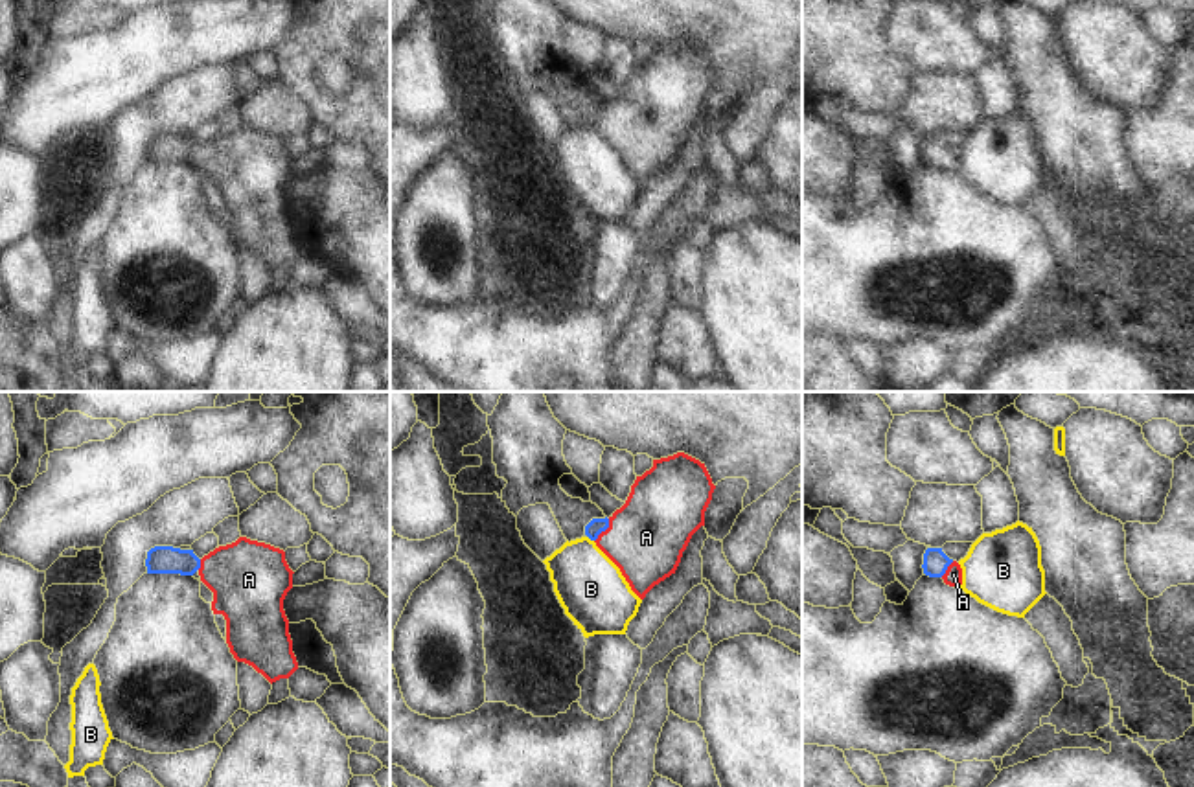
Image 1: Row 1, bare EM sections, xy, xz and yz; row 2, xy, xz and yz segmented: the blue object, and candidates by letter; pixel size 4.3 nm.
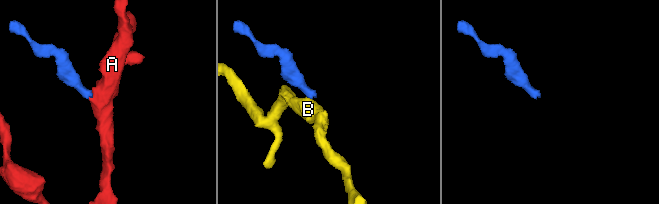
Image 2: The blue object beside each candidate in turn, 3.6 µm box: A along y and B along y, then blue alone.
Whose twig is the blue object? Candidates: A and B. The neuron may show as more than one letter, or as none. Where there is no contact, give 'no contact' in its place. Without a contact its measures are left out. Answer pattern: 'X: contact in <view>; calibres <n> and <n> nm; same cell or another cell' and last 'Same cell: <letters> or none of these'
A: contact in xz; calibres 70 and 340 nm; same cell
B: contact in xz; calibres 70 and 300 nm; another cell
Same cell: A

